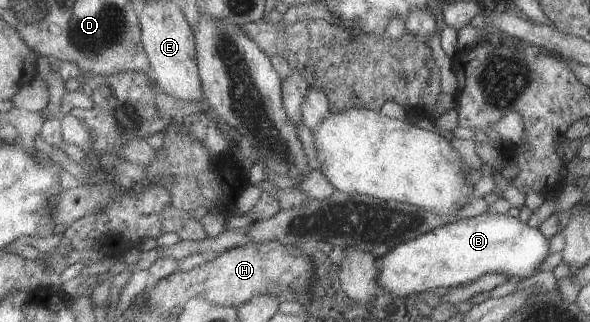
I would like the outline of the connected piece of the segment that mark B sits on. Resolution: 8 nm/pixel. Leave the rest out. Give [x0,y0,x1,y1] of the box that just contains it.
[378,212,548,298]

